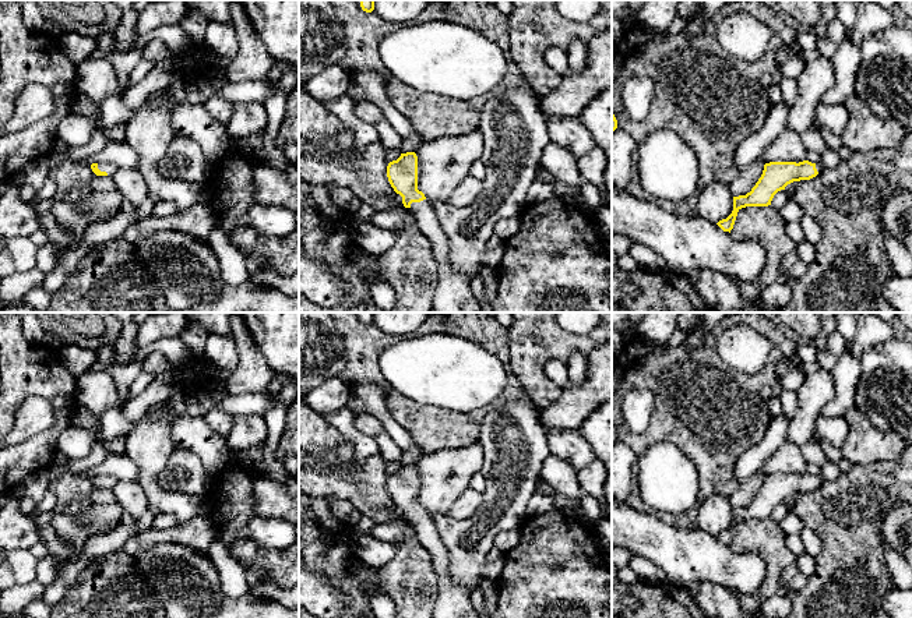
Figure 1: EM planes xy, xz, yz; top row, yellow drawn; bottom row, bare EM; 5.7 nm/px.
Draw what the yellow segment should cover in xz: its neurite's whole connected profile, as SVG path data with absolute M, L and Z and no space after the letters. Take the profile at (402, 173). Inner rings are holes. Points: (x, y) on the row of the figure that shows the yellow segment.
M415 152L401 153L397 160L387 166L387 177L397 194L402 197L402 204L409 208L416 216L420 232L429 237L433 246L433 255L437 265L439 279L437 289L433 299L433 310L436 312L482 312L478 299L471 292L471 282L459 272L457 272L448 259L450 243L446 232L443 230L437 215L434 213L430 202L425 194L418 190L418 156Z

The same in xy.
M99 162L99 163L92 163L91 169L96 176L113 177L117 170L117 166L109 162Z

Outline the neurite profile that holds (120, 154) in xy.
M109 141L106 146L96 155L87 158L88 166L99 162L115 163L117 167L137 167L137 155L127 142Z

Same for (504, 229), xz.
M520 218L501 219L494 225L493 236L507 240L521 230Z

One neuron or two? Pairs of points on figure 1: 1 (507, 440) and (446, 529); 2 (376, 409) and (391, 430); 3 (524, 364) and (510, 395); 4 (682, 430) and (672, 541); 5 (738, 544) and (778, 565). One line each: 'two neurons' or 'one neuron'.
1: one neuron
2: one neuron
3: two neurons
4: two neurons
5: one neuron

